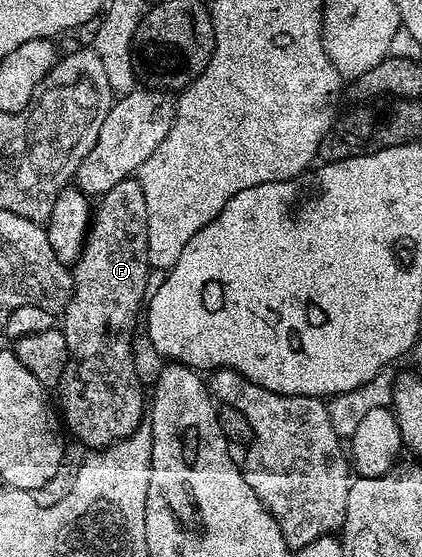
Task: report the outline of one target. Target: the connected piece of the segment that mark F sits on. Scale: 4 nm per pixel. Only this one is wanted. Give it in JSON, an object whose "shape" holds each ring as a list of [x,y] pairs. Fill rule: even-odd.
{"shape":[[[138,179],[121,180],[112,186],[112,190],[102,193],[93,209],[82,252],[72,271],[74,293],[60,316],[60,327],[66,336],[70,357],[56,389],[56,400],[69,435],[71,432],[80,443],[87,444],[87,449],[101,450],[117,440],[128,438],[144,422],[142,388],[134,369],[134,327],[140,324],[140,313],[148,296],[146,279],[152,275],[152,269],[148,262],[148,206]]]}

